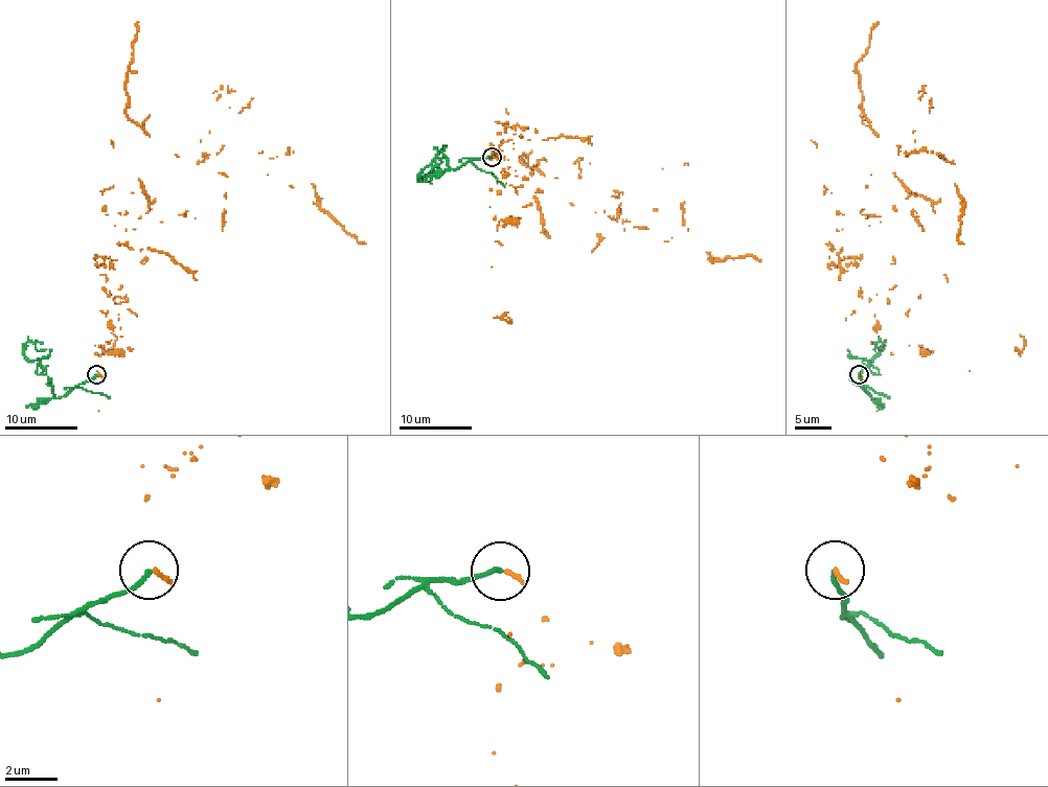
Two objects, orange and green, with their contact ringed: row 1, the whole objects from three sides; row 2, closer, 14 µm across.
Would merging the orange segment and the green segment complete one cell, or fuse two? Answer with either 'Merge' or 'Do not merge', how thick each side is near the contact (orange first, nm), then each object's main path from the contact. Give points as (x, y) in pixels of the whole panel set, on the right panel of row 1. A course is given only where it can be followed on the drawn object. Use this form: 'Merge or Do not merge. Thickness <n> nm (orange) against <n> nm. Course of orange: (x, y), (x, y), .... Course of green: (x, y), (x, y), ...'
Do not merge. Thickness 150 nm (orange) against 180 nm. Course of orange: (859, 374), (874, 315), (827, 244), (817, 143), (864, 116), (898, 155), (931, 151), (963, 244). Course of green: (859, 374), (871, 398), (860, 384), (860, 371), (866, 367), (864, 360), (876, 354), (879, 342), (874, 349)

